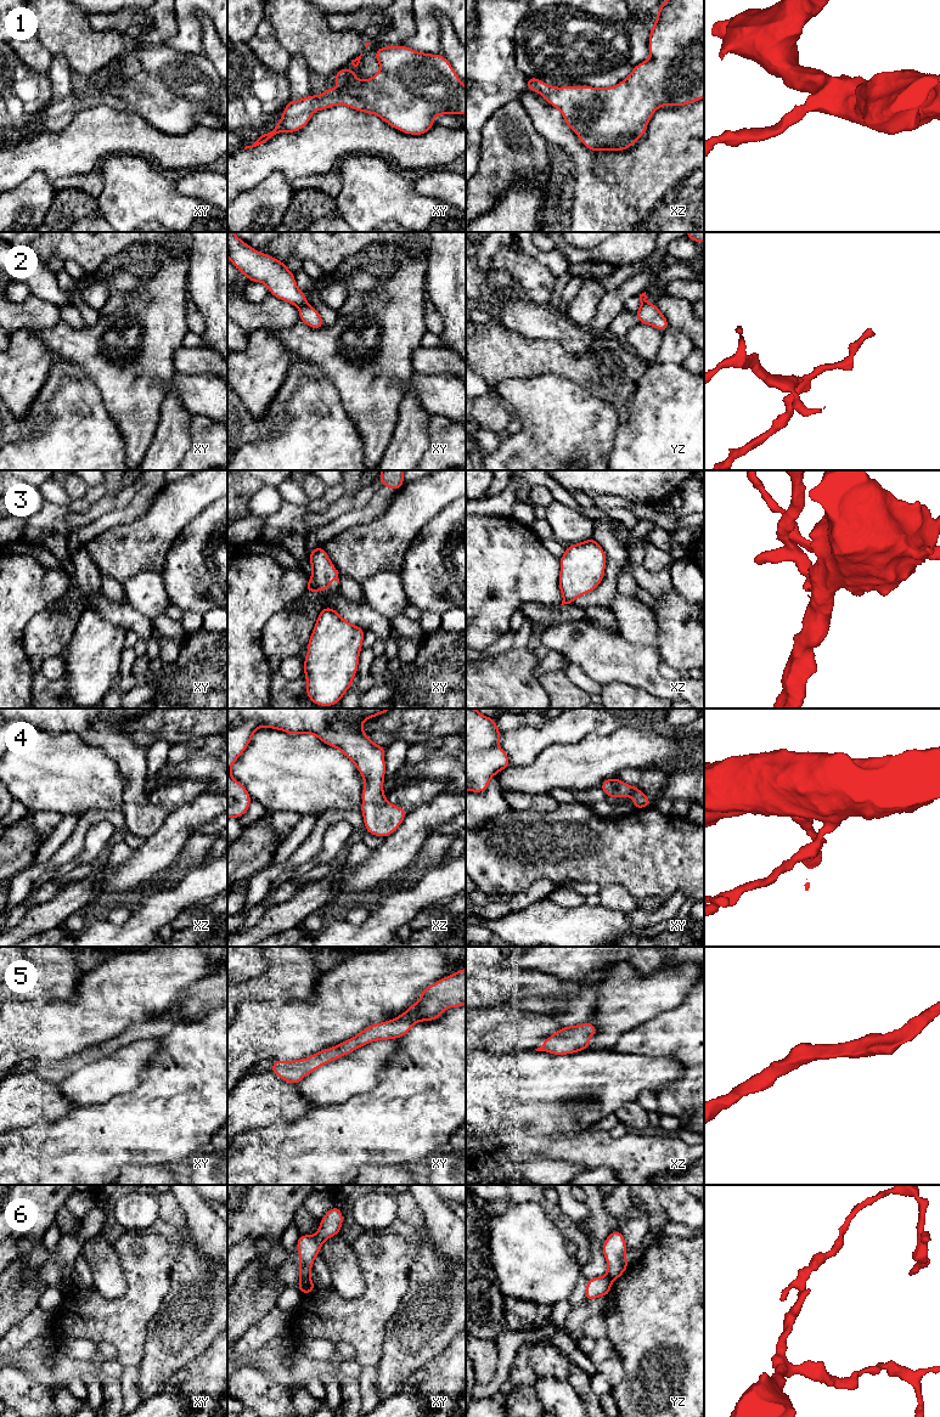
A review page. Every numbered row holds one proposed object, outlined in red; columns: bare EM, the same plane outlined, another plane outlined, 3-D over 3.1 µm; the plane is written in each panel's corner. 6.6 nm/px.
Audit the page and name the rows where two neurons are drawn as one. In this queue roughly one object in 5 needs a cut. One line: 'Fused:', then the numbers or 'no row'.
Fused: 2, 3, 6

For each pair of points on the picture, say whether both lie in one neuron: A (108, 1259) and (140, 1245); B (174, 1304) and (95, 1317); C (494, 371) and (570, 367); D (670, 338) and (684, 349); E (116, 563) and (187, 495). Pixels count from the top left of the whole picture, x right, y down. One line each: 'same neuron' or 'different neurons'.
A: different neurons
B: different neurons
C: same neuron
D: same neuron
E: same neuron

